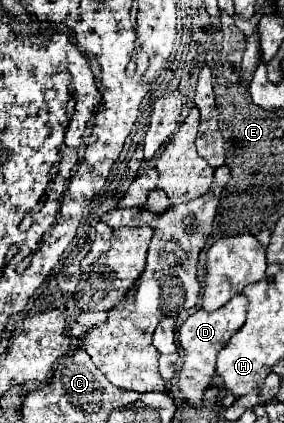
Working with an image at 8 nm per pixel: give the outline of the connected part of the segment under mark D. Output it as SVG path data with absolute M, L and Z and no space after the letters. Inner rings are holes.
M234 296L230 302L226 302L222 308L214 312L206 312L202 308L196 310L180 326L178 334L180 334L182 352L184 352L184 364L178 374L178 388L190 406L202 404L202 394L210 386L212 376L214 376L216 356L222 350L222 346L226 346L226 342L242 328L244 320L246 320L246 298Z

